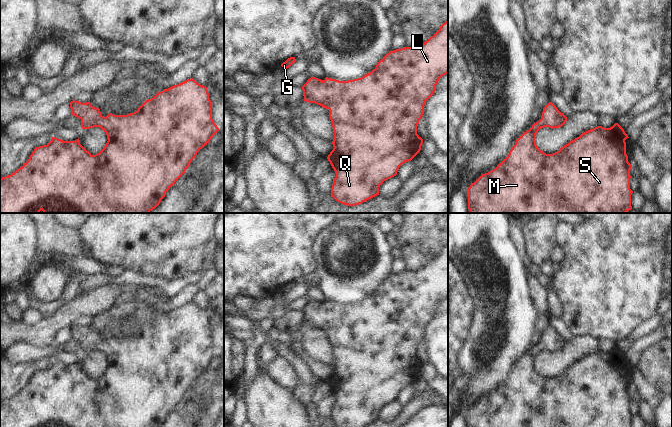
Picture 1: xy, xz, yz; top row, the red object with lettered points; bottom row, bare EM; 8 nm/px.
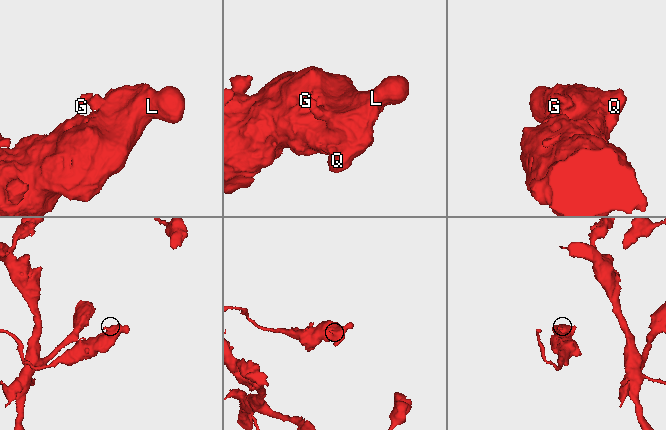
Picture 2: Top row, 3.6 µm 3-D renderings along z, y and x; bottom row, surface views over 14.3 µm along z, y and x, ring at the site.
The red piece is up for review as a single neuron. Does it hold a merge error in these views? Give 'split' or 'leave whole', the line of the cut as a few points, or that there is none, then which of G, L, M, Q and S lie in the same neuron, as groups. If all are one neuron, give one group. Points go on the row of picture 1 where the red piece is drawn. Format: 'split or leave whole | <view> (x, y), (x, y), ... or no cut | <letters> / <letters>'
leave whole | no cut | G L M Q S

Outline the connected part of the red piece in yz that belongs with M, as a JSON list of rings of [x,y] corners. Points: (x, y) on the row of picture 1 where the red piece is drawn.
[[[549,102],[541,119],[517,138],[508,156],[488,173],[482,174],[468,188],[468,209],[470,213],[626,213],[632,209],[630,170],[626,142],[628,135],[615,123],[610,128],[597,126],[582,133],[553,154],[546,154],[536,145],[536,134],[544,127],[559,128],[567,117]]]

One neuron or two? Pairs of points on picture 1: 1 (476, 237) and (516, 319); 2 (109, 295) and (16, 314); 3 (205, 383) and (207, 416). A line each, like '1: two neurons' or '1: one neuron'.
1: one neuron
2: two neurons
3: one neuron

